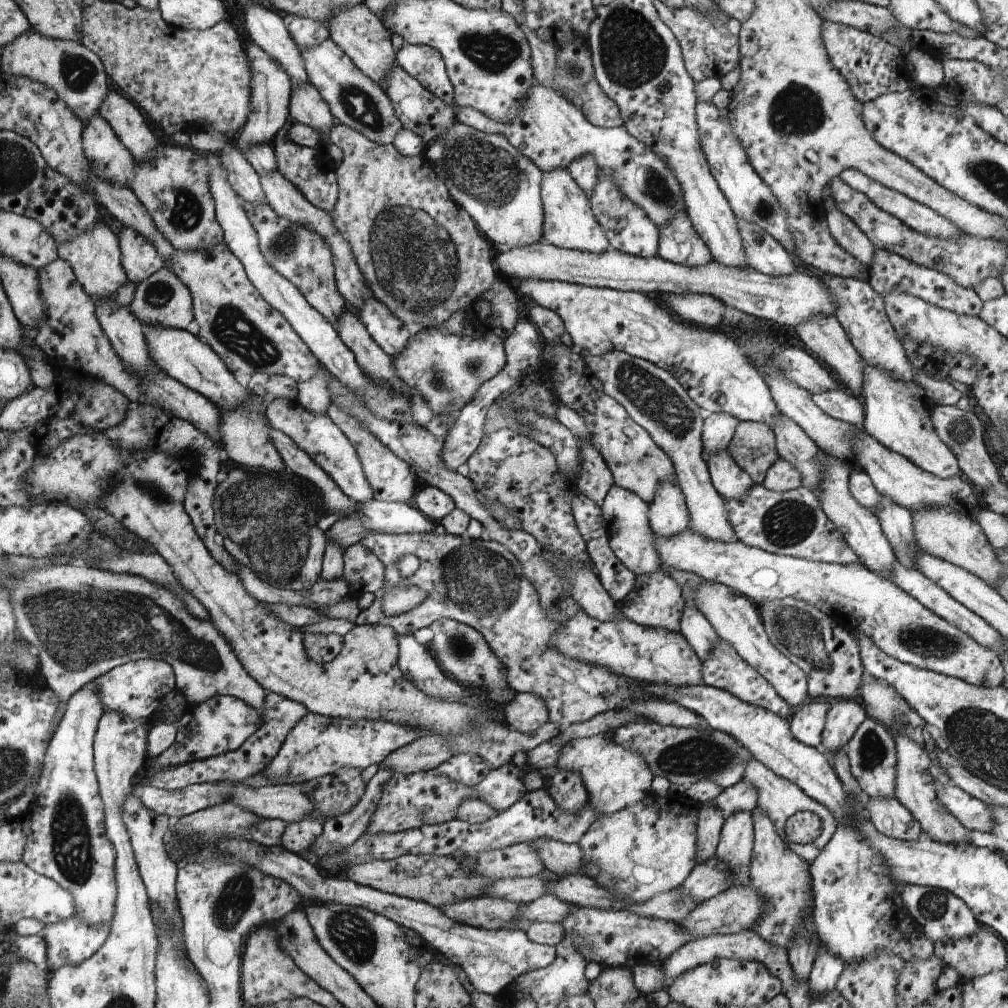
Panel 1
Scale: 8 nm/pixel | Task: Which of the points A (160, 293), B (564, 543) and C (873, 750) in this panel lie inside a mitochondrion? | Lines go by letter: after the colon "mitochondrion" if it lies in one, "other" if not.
A: mitochondrion
B: other
C: mitochondrion

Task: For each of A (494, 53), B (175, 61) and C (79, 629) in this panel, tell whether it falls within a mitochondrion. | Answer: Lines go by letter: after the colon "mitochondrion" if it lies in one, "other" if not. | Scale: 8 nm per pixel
A: mitochondrion
B: other
C: mitochondrion

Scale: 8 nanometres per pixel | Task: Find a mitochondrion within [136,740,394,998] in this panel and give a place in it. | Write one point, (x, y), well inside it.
(350, 933)

